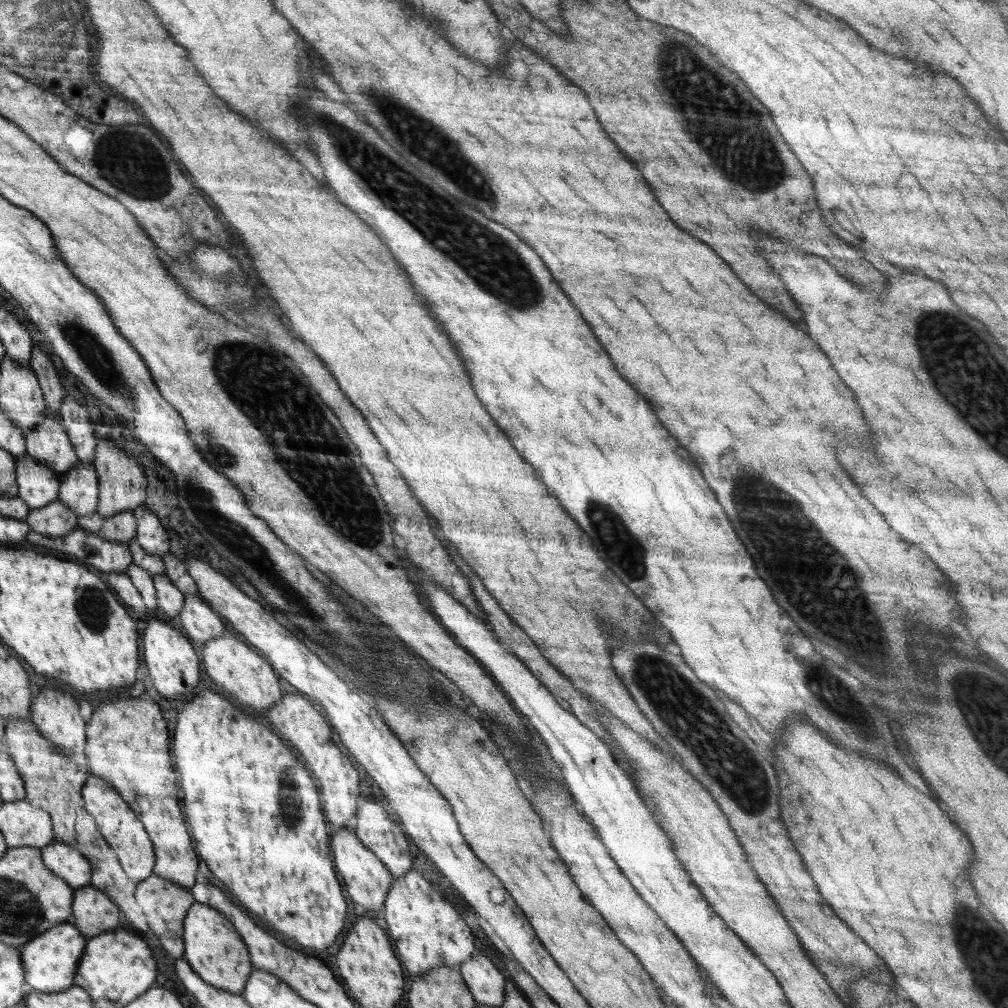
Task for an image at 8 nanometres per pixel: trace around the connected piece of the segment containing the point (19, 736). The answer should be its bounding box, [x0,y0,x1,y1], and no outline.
[4,717,153,938]

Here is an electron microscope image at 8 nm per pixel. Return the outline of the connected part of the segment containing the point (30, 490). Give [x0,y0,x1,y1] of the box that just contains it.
[15,453,61,509]

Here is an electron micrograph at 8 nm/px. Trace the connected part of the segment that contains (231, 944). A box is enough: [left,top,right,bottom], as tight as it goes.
[183,902,253,994]

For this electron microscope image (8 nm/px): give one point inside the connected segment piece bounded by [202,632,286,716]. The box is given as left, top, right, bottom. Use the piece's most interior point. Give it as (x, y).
(244, 676)

